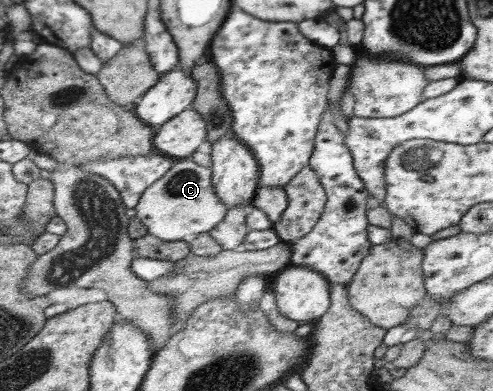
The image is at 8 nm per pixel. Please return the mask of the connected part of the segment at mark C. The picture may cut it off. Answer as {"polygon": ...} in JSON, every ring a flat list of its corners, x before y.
{"polygon":[[176,160,172,170,167,172,142,195,134,210,136,210,136,216,150,229,150,235,172,242,191,241,199,234,210,233,225,219,229,208,215,191,212,167,202,166,194,161]]}

